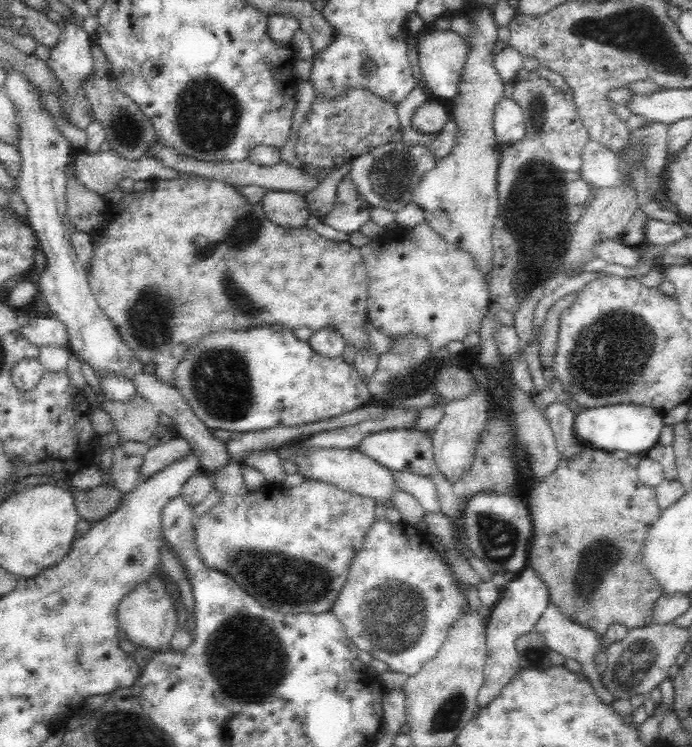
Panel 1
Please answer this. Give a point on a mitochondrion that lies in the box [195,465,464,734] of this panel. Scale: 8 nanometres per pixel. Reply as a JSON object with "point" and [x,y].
{"point":[248,661]}

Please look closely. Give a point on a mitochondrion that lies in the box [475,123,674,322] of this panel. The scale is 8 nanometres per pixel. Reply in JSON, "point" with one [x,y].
{"point":[524,284]}

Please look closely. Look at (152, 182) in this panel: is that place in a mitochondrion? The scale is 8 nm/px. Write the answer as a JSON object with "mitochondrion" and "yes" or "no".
{"mitochondrion":"no"}

